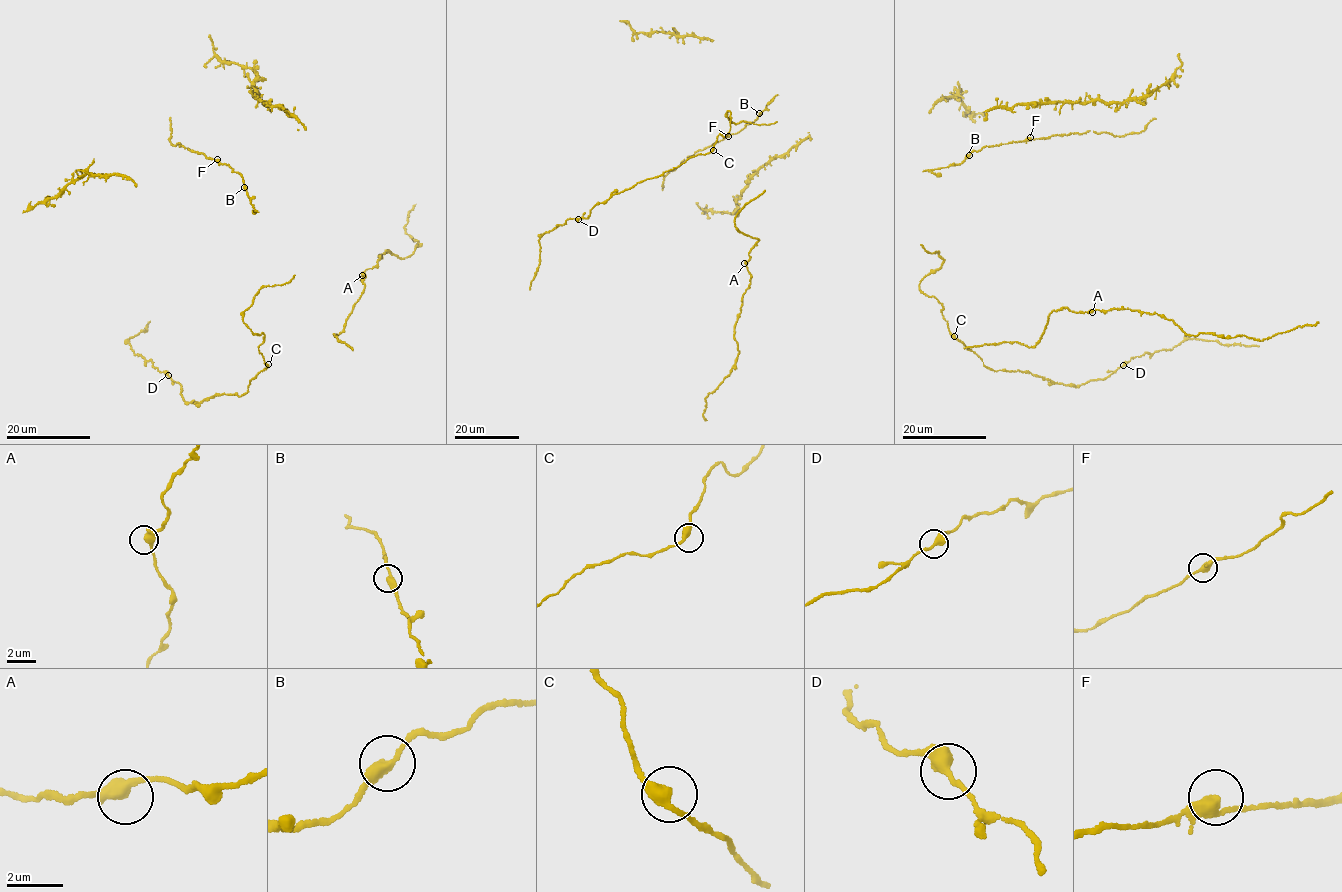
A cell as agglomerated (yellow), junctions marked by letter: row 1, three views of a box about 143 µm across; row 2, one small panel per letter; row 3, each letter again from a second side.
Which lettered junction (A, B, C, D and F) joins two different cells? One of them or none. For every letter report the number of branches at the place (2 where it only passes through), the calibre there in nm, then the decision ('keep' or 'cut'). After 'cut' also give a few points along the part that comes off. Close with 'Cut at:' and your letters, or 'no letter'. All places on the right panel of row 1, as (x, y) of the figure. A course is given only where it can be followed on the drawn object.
A: branches 2; calibre 440 nm; keep
B: branches 2; calibre 340 nm; keep
C: branches 2; calibre 360 nm; keep
D: branches 2; calibre 380 nm; cut; course (1123, 365), (1146, 353), (1172, 349), (1189, 338), (1258, 345)
F: branches 2; calibre 360 nm; keep
Cut at: D

